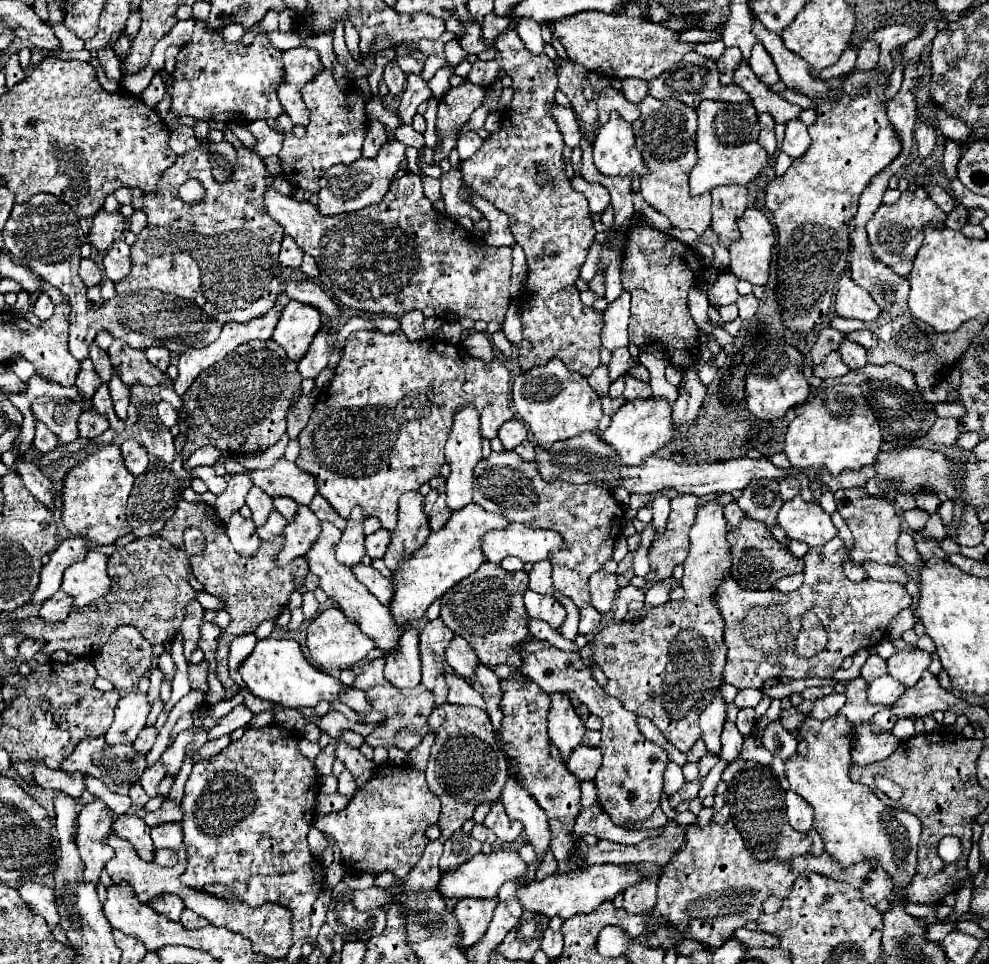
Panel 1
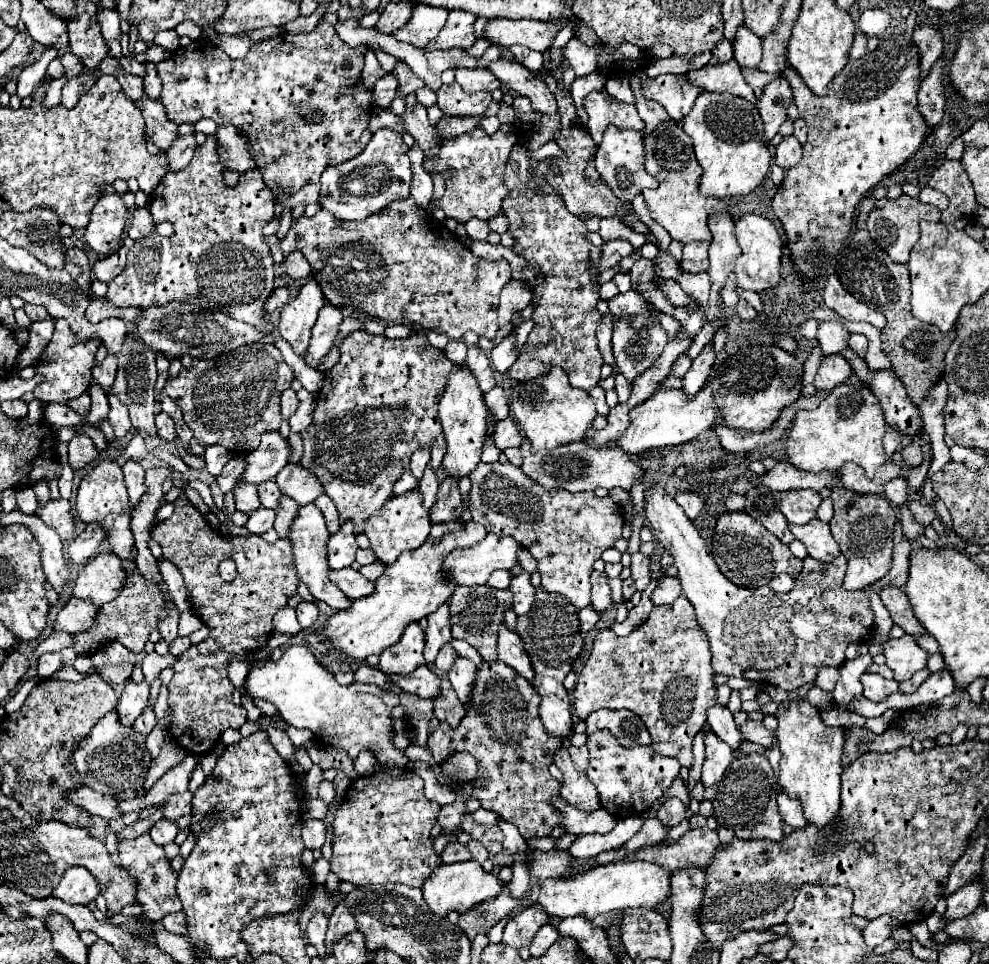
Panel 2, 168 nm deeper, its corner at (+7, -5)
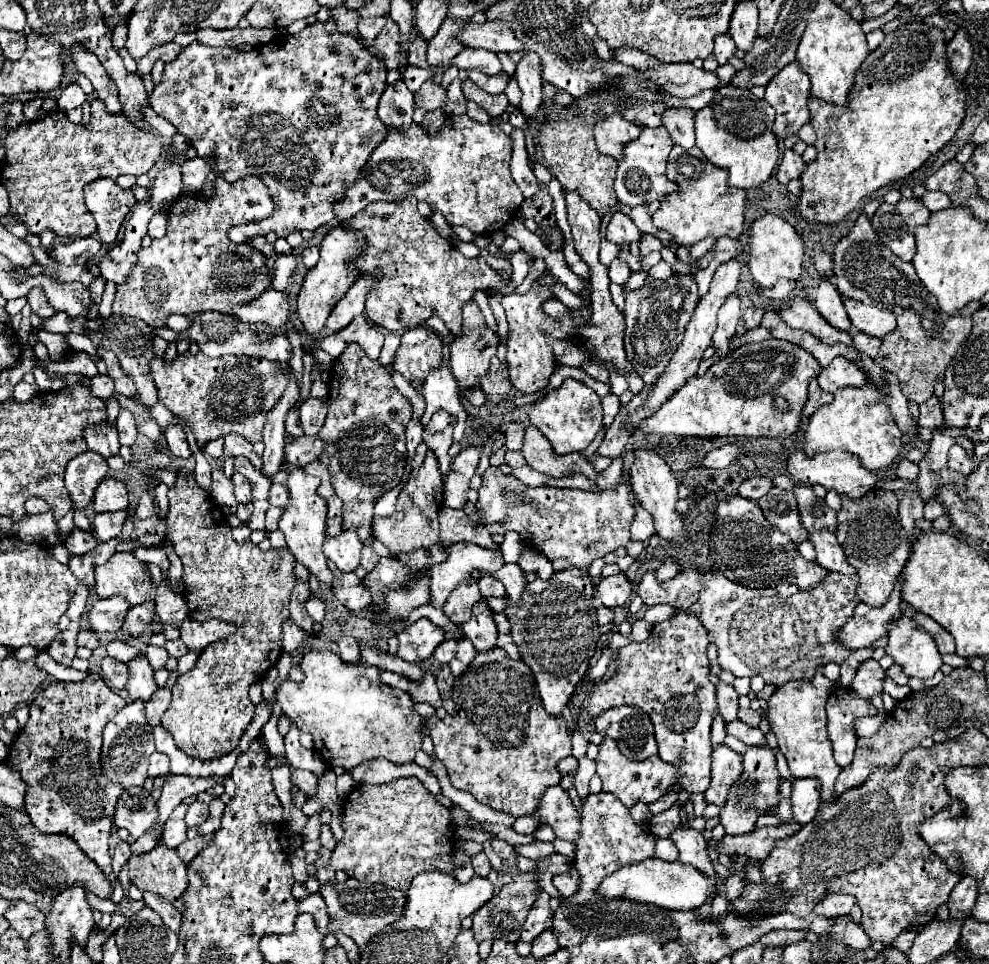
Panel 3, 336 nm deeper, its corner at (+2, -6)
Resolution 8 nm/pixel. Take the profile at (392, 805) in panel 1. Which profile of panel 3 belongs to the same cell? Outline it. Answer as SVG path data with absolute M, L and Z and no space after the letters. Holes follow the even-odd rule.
M401 777L385 785L357 785L345 799L341 827L345 831L341 843L337 843L331 853L329 867L333 871L345 871L349 877L359 881L383 883L393 889L405 891L413 877L423 871L441 871L453 873L451 851L453 851L453 833L451 833L451 813L443 807L417 777Z

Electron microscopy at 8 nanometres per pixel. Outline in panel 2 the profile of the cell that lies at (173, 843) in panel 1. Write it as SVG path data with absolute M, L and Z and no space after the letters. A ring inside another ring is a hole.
M162 818L162 820L158 820L158 822L152 826L150 836L152 836L152 840L154 840L158 846L164 846L164 844L168 844L168 842L172 842L172 840L176 838L178 830L180 830L180 828L174 826L172 820Z

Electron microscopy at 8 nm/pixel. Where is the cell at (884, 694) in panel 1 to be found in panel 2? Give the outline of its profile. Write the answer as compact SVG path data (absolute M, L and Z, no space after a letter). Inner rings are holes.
M870 672L862 674L862 686L864 686L862 694L872 702L880 702L886 696L898 692L898 682L896 680L886 680L880 674L870 674Z

